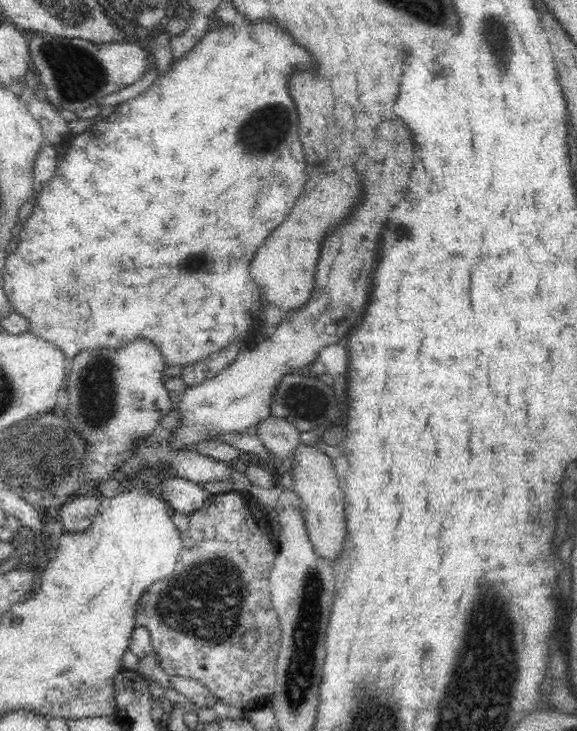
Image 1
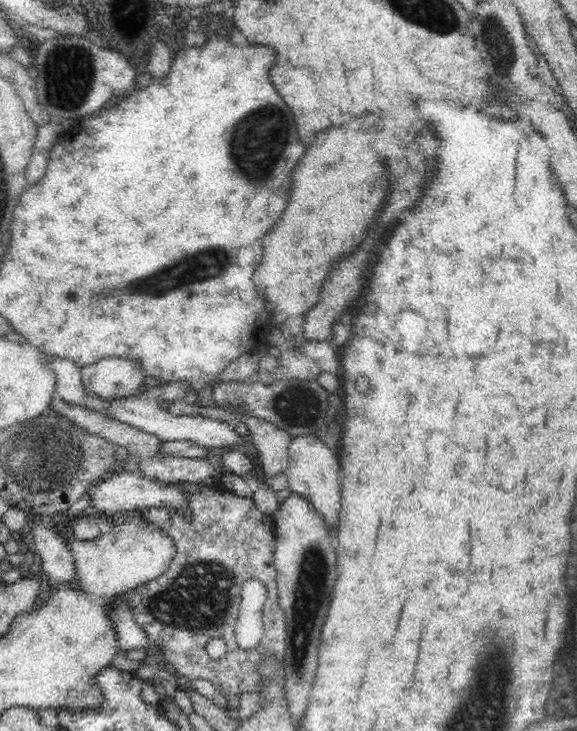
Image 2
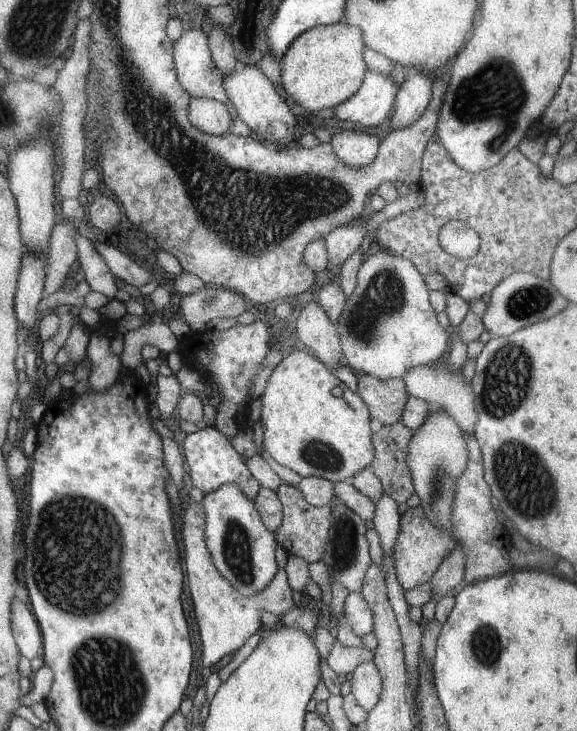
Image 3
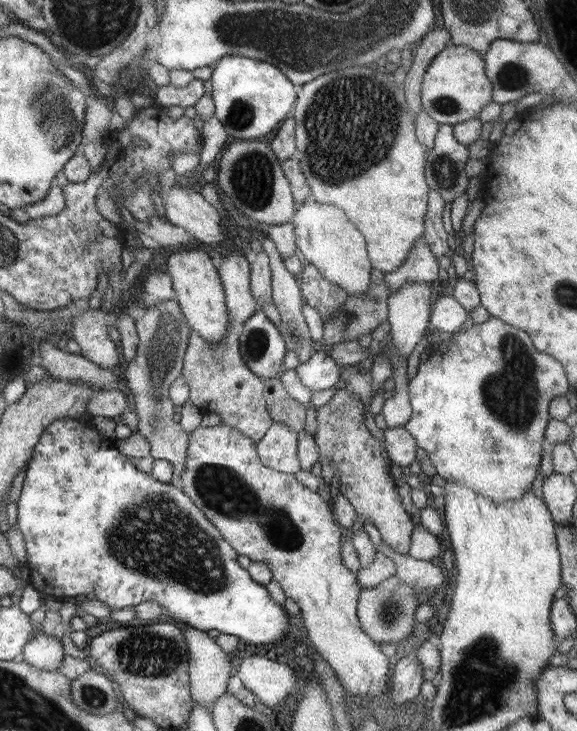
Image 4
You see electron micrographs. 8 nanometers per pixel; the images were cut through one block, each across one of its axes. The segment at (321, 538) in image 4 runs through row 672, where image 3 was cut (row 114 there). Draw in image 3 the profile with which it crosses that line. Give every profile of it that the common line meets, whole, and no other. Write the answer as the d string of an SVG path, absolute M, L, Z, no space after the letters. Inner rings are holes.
M369 69L355 94L334 106L334 115L351 124L375 127L387 118L399 85L389 75Z

